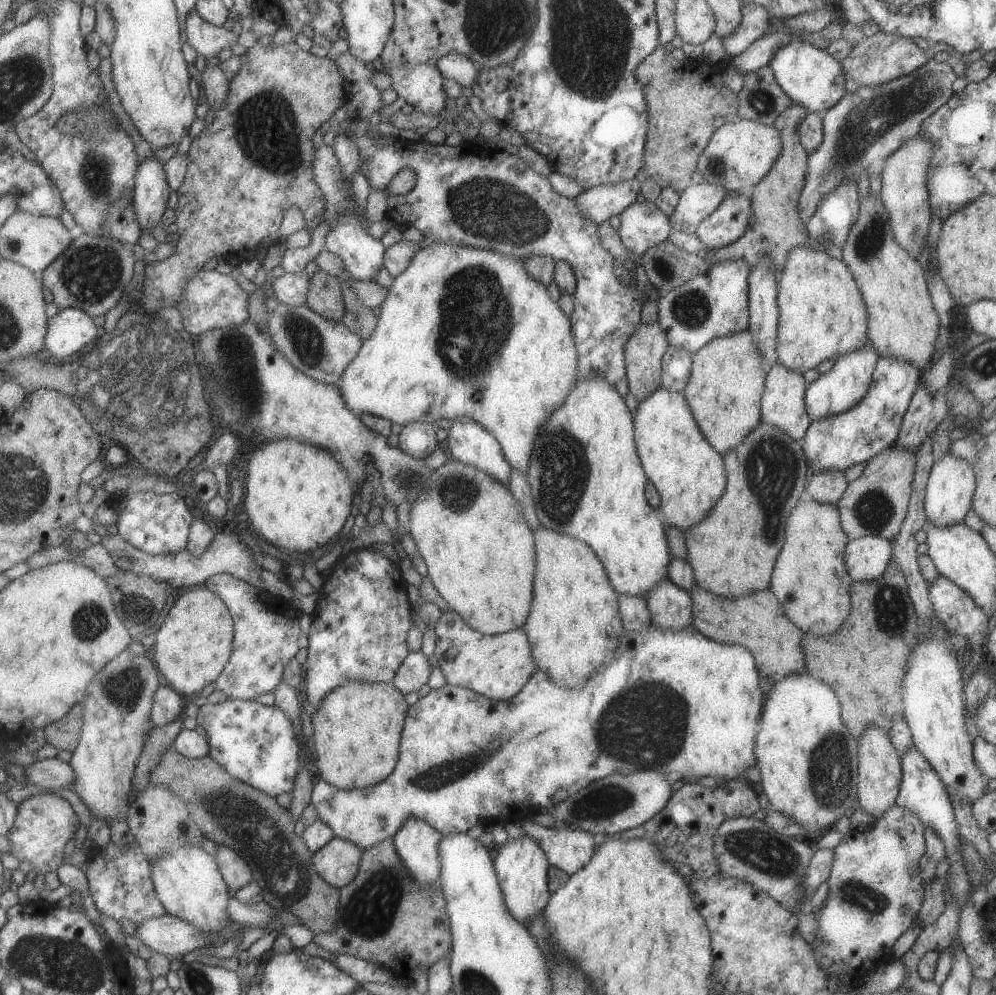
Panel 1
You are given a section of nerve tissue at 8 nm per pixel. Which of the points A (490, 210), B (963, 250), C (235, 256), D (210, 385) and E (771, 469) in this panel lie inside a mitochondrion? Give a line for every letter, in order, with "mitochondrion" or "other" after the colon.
A: mitochondrion
B: other
C: other
D: mitochondrion
E: mitochondrion

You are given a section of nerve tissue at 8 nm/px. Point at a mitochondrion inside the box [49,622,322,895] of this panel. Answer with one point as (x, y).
(224, 799)

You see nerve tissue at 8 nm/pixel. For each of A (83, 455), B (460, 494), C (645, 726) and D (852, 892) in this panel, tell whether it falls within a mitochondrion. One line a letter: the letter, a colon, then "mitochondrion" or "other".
A: other
B: mitochondrion
C: mitochondrion
D: mitochondrion

